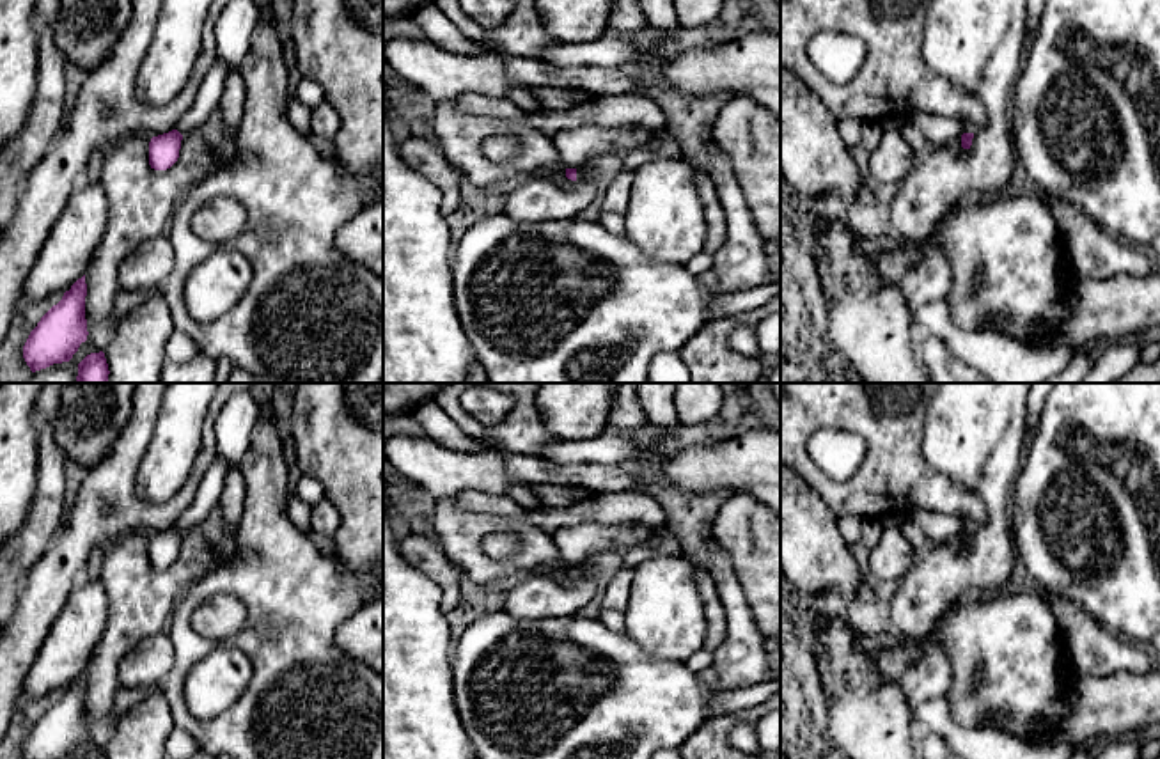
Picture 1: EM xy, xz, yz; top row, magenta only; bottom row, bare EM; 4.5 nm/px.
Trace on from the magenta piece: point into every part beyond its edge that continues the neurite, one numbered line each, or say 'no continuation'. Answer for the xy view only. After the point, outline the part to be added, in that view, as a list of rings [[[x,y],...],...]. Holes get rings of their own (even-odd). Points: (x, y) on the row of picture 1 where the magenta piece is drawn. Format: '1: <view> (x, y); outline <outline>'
1: xy (208, 98); outline [[[220,60],[208,71],[192,108],[186,112],[176,129],[186,137],[195,133],[220,106],[225,80],[229,76],[227,66]]]

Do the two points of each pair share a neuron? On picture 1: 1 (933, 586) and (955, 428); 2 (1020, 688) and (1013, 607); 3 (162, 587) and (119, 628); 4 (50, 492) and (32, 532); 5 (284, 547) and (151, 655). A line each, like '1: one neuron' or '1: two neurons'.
1: one neuron
2: one neuron
3: one neuron
4: one neuron
5: two neurons

